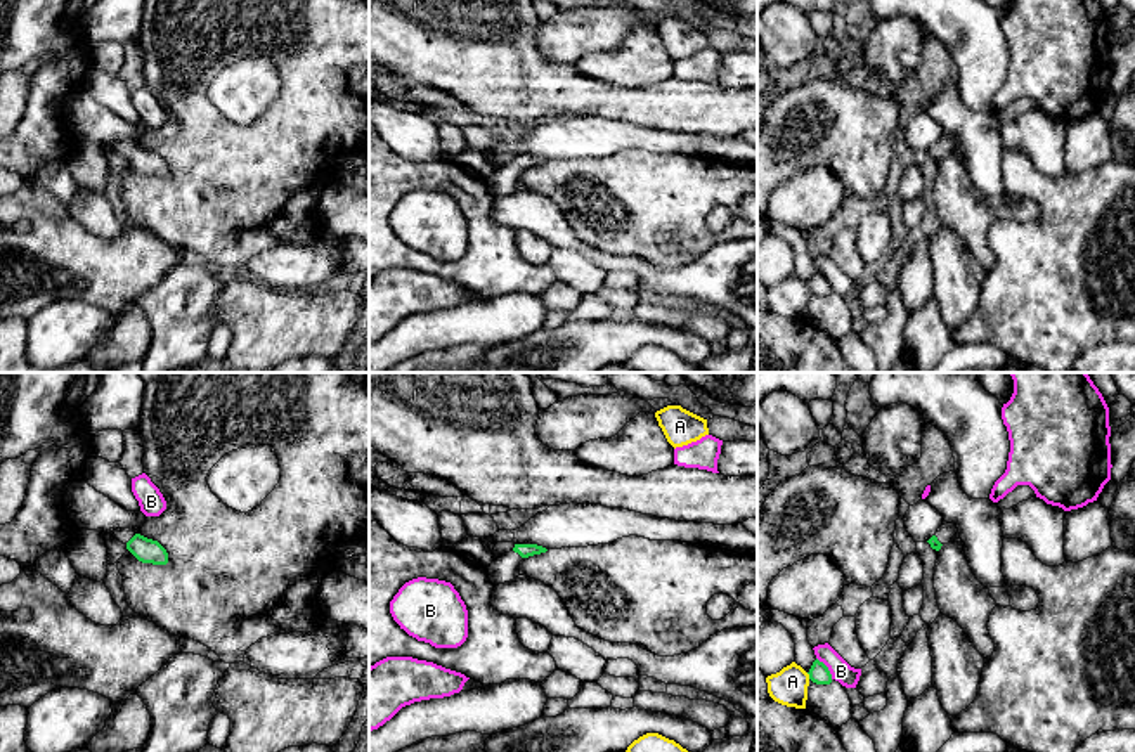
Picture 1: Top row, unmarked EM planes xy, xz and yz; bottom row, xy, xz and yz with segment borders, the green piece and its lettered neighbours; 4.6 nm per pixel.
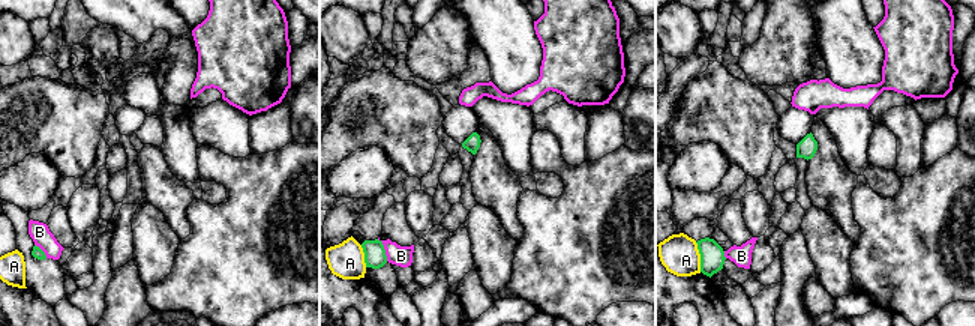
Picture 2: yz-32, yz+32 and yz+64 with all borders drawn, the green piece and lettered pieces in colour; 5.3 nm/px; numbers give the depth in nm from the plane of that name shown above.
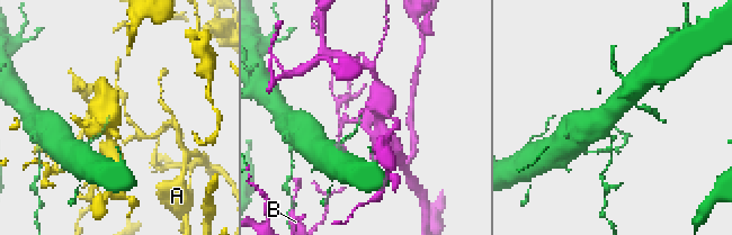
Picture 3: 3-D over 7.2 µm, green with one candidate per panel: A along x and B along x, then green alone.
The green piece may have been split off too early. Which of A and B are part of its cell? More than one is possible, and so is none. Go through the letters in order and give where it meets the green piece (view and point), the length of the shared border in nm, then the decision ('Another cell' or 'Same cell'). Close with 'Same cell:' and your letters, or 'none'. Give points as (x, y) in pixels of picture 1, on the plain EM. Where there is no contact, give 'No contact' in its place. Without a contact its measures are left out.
A: Touches green at yz (810, 288). Shared border 40 nm. Another cell
B: Touches green at yz (827, 279). Shared border 130 nm. Another cell
Same cell: none

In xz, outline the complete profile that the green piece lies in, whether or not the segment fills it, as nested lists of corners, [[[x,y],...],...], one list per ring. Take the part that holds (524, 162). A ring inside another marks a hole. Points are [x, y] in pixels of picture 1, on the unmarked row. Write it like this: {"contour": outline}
{"contour": [[[515,156],[509,165],[494,170],[494,173],[485,180],[485,184],[494,198],[509,194],[520,187],[520,173],[523,170],[546,163],[546,159],[537,156]]]}

